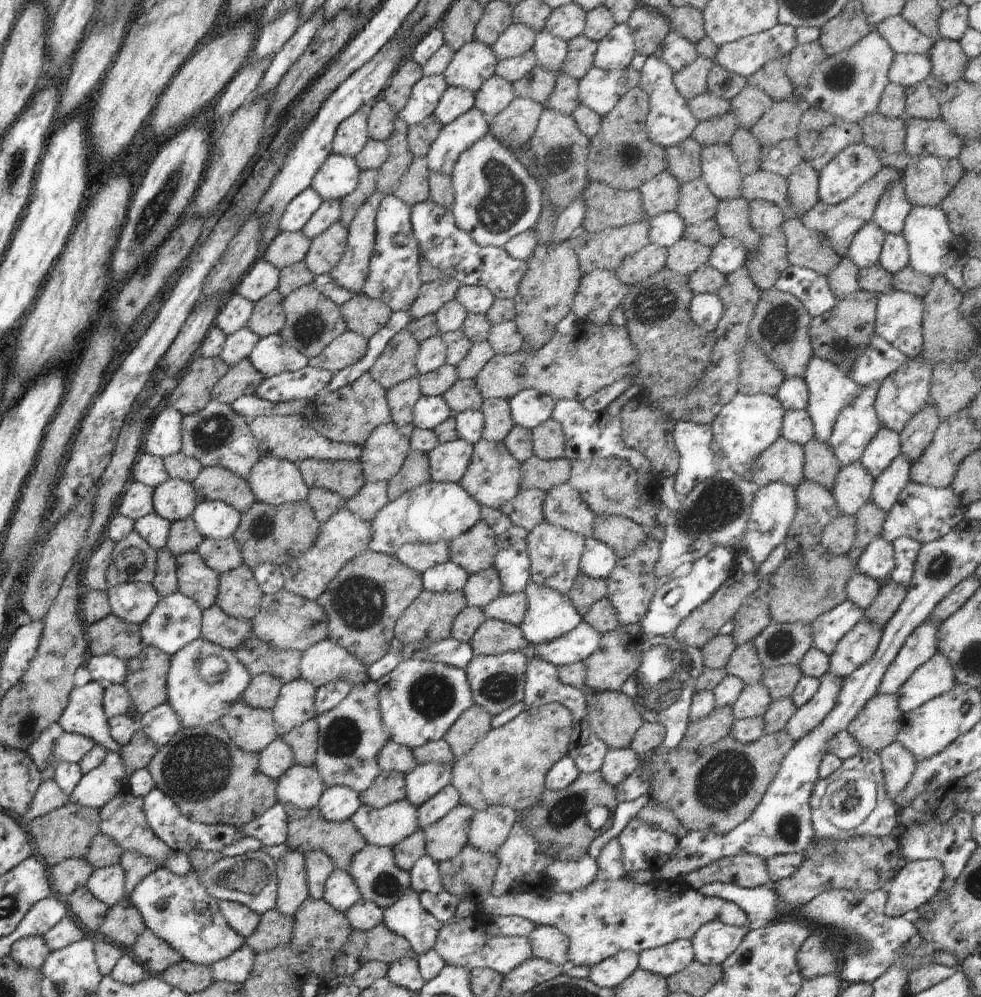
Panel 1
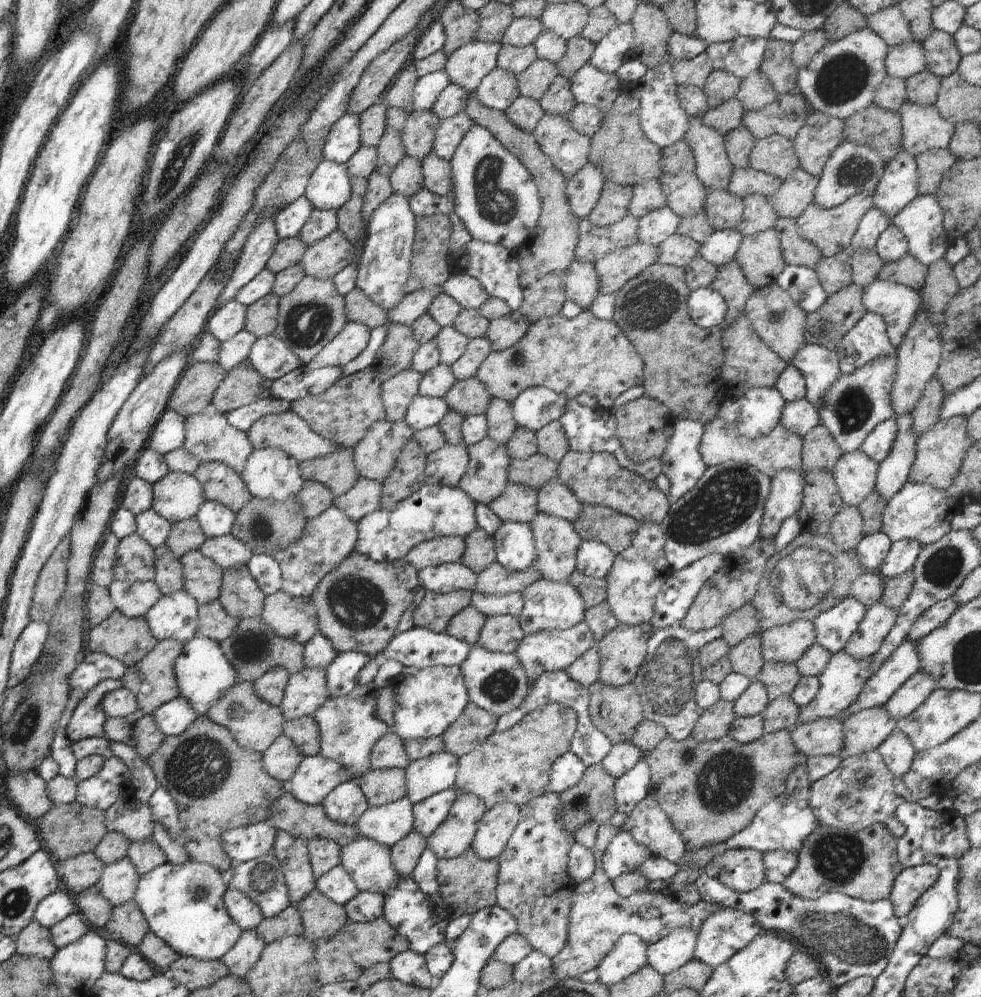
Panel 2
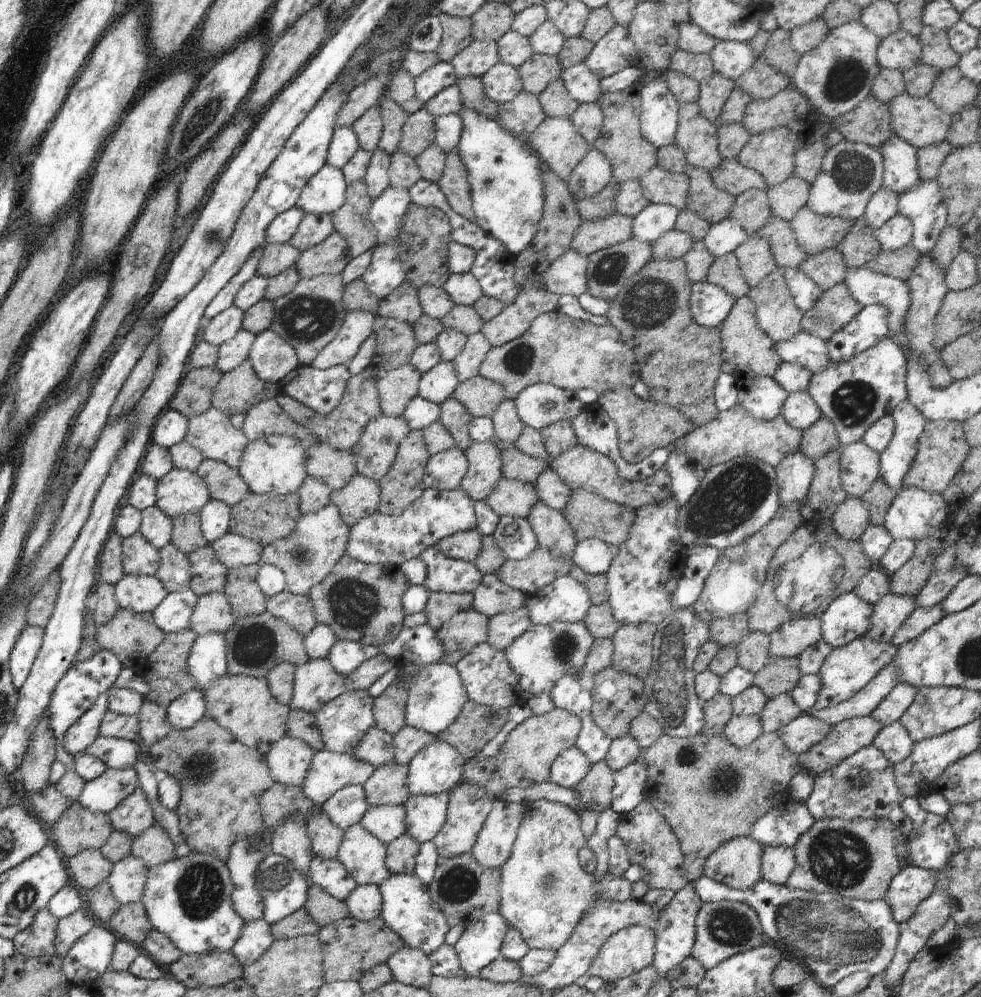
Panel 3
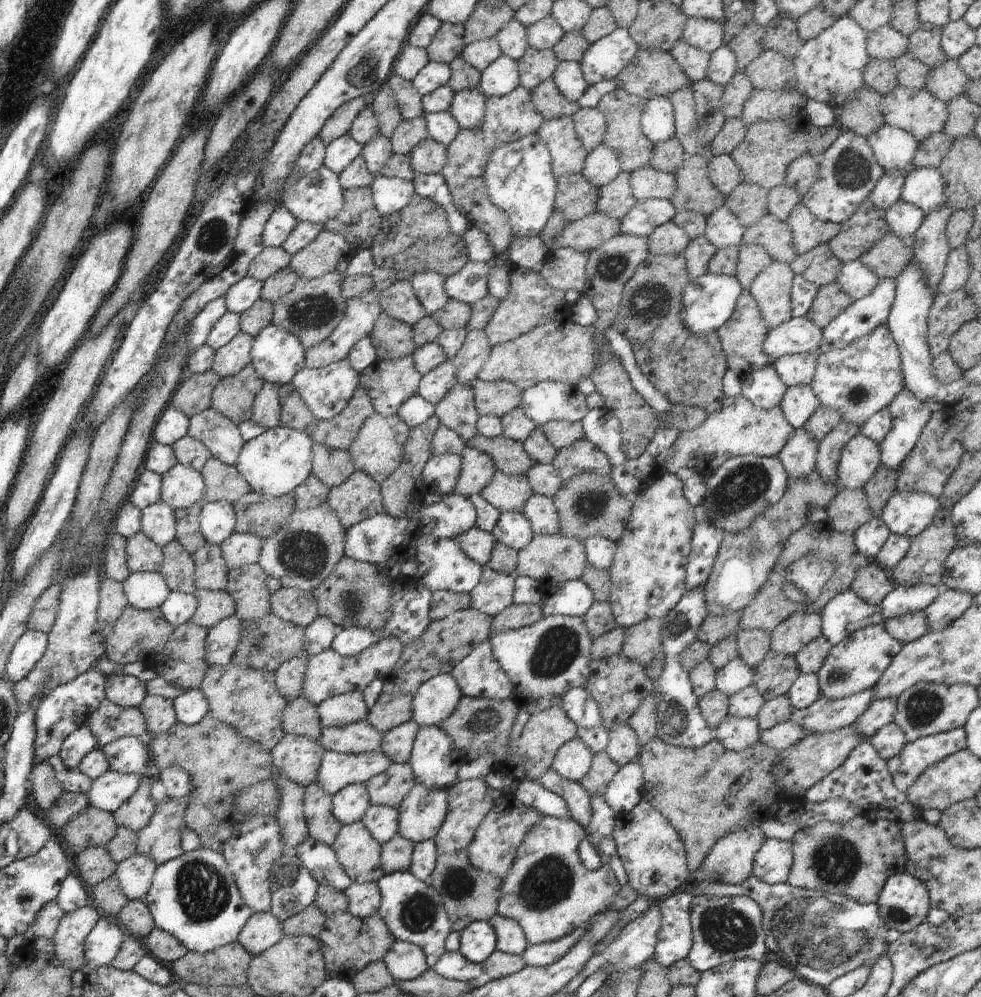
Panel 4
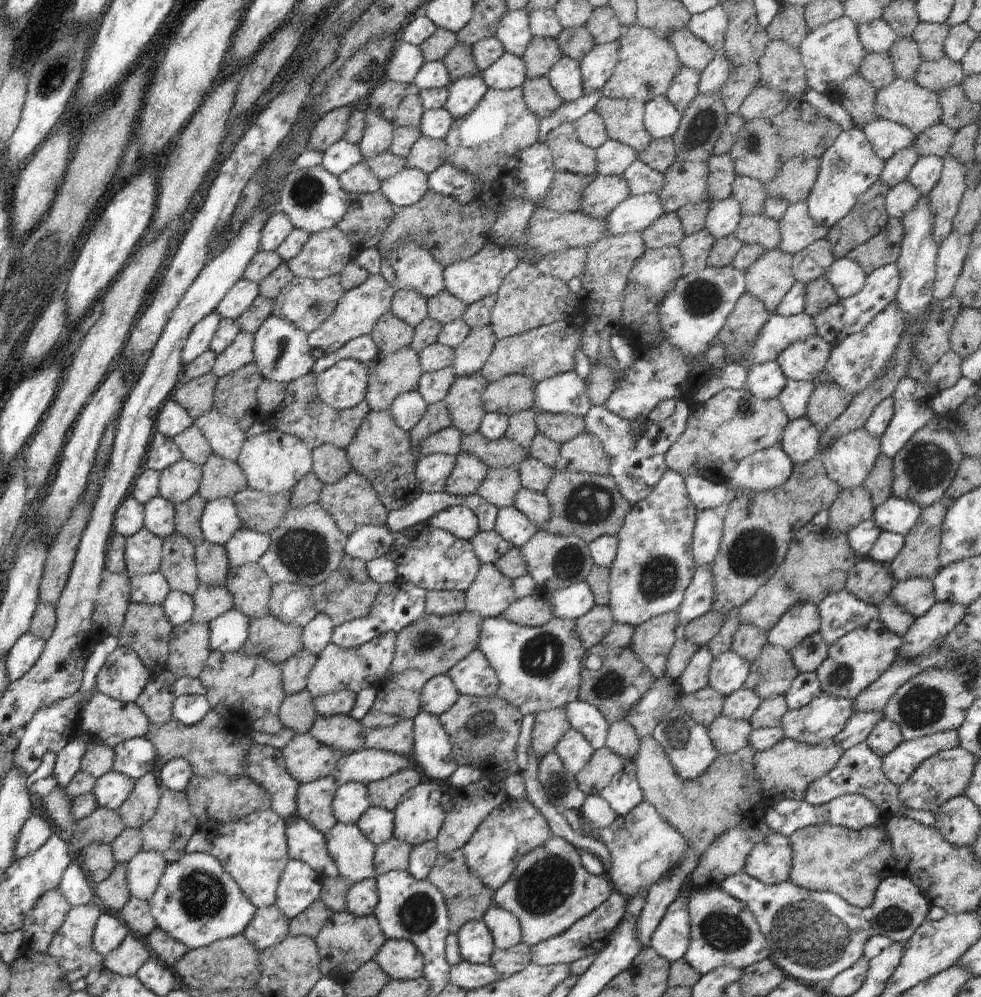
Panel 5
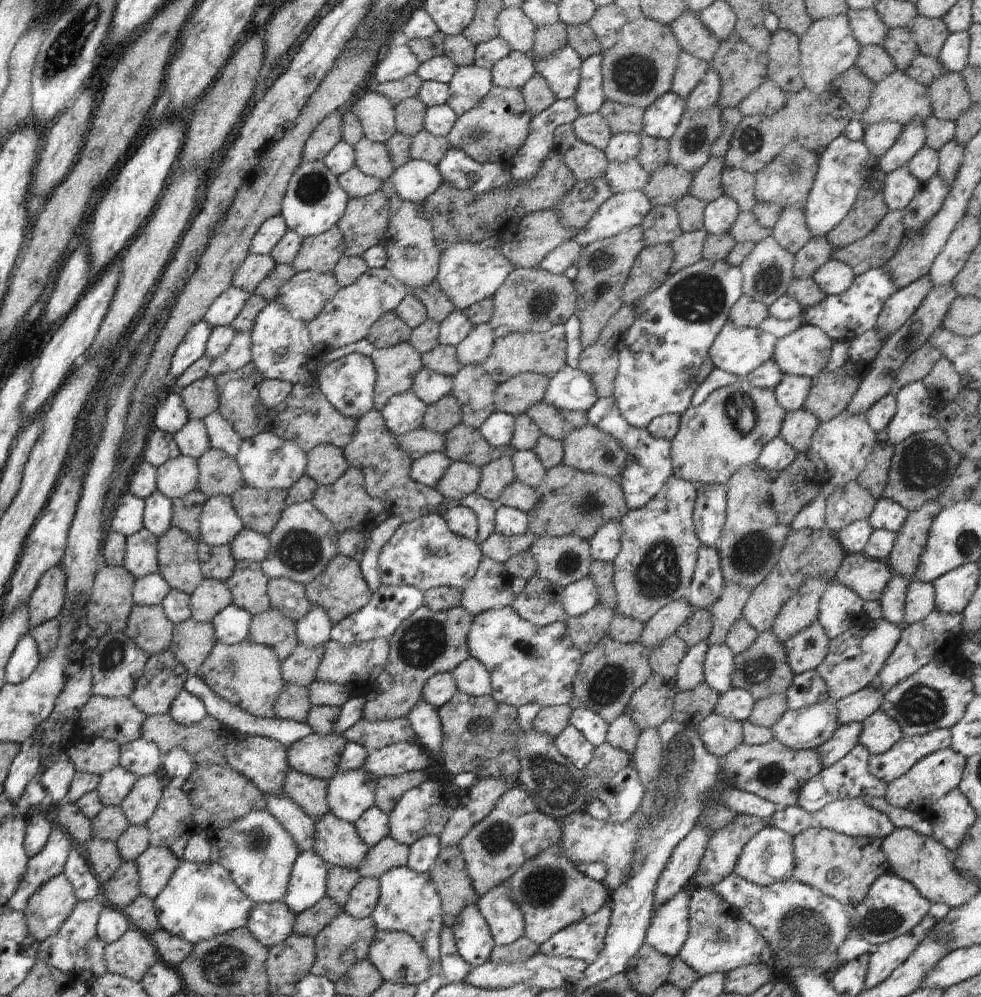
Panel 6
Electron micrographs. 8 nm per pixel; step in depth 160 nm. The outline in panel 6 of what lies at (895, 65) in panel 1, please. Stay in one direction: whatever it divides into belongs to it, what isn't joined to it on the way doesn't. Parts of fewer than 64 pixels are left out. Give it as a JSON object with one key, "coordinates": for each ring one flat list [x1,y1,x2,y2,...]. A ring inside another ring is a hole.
{"coordinates":[[848,9,846,12,854,38,861,45,882,45,889,29,872,9]]}

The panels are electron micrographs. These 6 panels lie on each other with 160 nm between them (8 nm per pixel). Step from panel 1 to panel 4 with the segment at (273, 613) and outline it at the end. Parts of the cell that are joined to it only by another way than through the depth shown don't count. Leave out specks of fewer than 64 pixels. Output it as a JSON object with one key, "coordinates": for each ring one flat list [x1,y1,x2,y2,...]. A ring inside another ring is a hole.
{"coordinates":[[280,587,269,599,272,612,286,622,306,628,318,616,317,602,311,591]]}

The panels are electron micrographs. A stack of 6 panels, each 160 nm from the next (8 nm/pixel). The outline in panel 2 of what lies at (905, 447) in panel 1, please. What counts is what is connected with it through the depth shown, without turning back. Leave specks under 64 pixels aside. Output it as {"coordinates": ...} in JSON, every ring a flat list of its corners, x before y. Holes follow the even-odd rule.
{"coordinates":[[932,377,924,387,916,408,911,412,913,416,913,429,915,437,928,430,940,420,939,410,945,397,945,390,939,378]]}

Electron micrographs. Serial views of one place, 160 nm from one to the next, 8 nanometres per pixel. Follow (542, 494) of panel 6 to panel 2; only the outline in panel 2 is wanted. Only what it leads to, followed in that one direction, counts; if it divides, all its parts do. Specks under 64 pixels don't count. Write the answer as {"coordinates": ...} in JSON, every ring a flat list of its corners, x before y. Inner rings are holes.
{"coordinates":[[582,504,580,516,572,526,582,541,607,544,617,555,632,542,639,524,631,516,597,504]]}

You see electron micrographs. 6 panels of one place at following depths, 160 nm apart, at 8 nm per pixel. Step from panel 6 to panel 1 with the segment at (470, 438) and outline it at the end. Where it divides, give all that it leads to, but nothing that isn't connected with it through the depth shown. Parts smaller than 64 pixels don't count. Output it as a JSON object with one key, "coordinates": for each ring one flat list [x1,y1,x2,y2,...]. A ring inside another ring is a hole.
{"coordinates":[[533,454,521,463,521,473,522,489,540,489,547,493,552,487,567,482,571,473,570,460,544,460]]}

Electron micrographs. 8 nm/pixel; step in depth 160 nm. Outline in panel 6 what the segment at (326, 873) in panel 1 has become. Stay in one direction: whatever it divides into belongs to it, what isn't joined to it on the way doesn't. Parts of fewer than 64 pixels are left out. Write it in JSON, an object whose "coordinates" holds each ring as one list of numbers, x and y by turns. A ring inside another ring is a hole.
{"coordinates":[[289,766,282,791,299,804,308,816,319,819,330,811,327,803,328,785,327,779,303,775]]}

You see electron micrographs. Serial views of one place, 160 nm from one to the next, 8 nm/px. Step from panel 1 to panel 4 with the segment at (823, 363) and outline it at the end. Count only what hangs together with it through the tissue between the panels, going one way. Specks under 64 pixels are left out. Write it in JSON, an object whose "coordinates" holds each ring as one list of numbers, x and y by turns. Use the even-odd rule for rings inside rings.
{"coordinates":[[792,317,769,329,763,342,763,351,772,359,784,355,807,352,820,354,823,334,821,328,804,317]]}

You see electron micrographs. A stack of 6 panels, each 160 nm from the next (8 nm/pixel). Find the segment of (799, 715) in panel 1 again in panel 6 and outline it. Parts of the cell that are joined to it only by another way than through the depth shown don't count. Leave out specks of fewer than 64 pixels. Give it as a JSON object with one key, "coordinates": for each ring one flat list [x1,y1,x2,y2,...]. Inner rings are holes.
{"coordinates":[[884,618,867,619,864,624,853,626,840,636,829,639,828,654,815,670,828,687,828,699,837,702,868,687,900,640,901,629]]}

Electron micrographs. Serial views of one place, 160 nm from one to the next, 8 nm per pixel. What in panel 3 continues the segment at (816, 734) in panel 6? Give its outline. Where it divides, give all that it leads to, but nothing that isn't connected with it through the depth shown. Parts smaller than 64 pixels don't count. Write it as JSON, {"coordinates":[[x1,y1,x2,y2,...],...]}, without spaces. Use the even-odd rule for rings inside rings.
{"coordinates":[[892,662,851,699,839,702,835,706,828,705,828,708,807,710,806,713,831,727,843,720,868,717,898,683,899,680]]}

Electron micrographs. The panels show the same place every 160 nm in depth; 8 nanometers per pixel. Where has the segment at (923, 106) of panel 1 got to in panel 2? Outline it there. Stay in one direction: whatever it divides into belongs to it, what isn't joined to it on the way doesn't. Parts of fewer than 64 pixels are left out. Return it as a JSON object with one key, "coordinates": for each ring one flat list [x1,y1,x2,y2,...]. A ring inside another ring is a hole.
{"coordinates":[[922,71,905,80,907,100,915,105,934,106,941,78,930,71]]}

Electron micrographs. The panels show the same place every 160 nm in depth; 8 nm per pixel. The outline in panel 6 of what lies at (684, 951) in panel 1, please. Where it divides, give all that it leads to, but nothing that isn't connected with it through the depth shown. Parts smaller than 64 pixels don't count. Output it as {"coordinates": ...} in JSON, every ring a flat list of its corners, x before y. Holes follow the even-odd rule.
{"coordinates":[[682,889,667,903,655,906,645,943,670,958,678,955,689,933,690,899,690,892]]}

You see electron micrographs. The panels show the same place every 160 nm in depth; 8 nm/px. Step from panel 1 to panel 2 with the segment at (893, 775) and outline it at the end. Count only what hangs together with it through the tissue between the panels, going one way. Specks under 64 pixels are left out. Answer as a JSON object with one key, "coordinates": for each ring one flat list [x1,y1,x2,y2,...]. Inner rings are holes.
{"coordinates":[[895,728,877,751,882,755,888,770,897,777,907,773,917,750,904,733]]}

